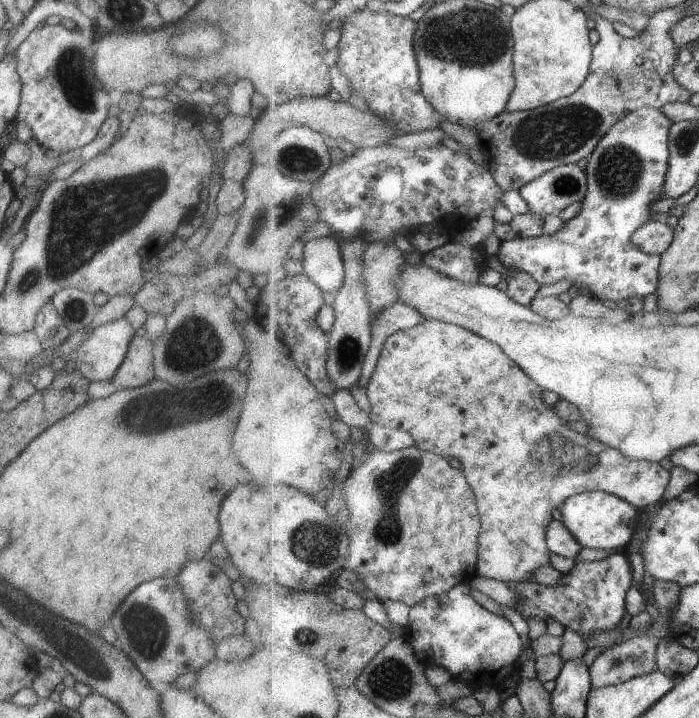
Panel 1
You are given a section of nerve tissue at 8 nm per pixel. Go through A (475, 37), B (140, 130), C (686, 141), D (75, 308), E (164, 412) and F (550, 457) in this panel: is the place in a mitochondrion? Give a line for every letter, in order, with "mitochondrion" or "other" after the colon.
A: mitochondrion
B: other
C: mitochondrion
D: mitochondrion
E: mitochondrion
F: mitochondrion

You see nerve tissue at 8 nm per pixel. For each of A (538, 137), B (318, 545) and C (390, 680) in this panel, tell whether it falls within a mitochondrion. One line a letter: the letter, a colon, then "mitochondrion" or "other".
A: mitochondrion
B: mitochondrion
C: mitochondrion

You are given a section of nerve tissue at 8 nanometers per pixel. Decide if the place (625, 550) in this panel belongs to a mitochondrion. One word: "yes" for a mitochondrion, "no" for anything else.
no

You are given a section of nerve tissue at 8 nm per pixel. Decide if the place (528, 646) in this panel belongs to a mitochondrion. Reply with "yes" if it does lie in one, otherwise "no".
no

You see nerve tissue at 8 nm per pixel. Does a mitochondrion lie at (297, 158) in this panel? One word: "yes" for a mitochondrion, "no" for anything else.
yes

